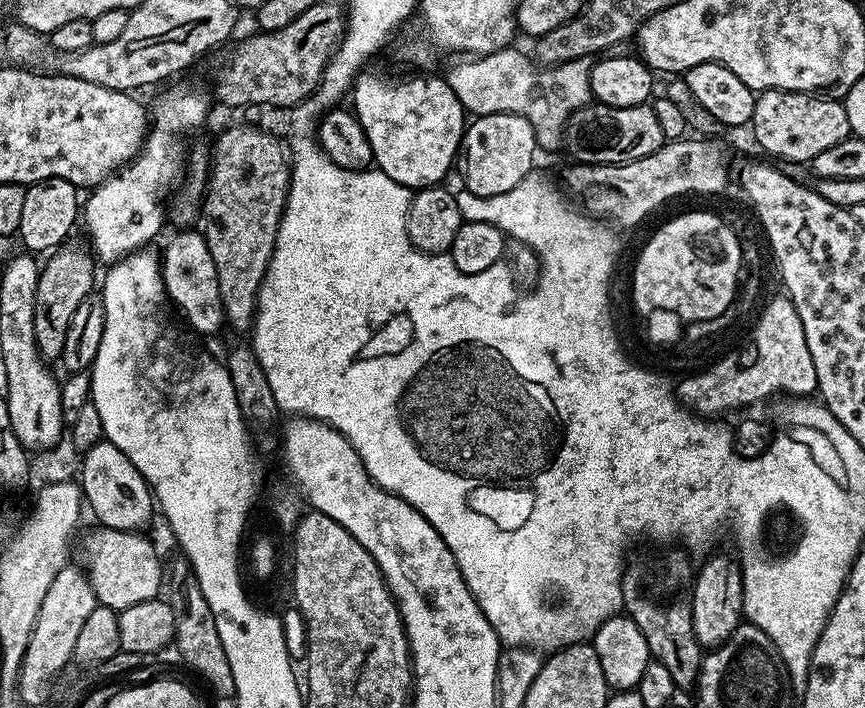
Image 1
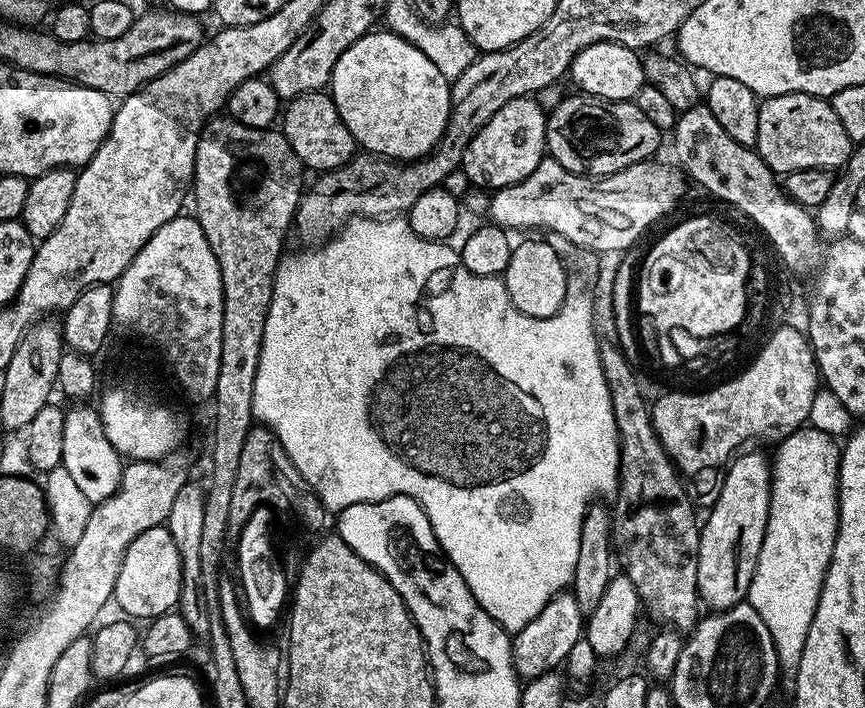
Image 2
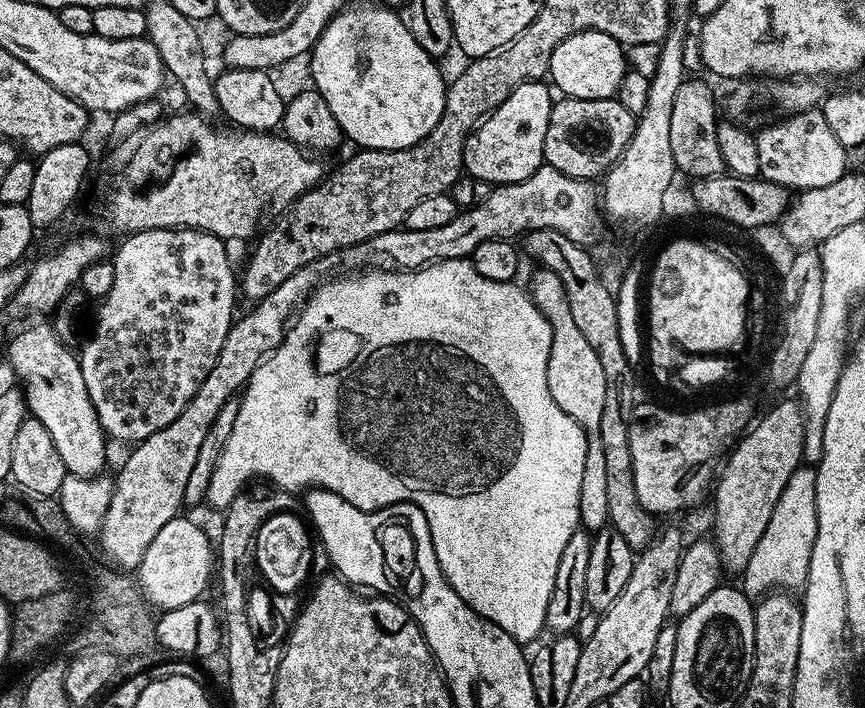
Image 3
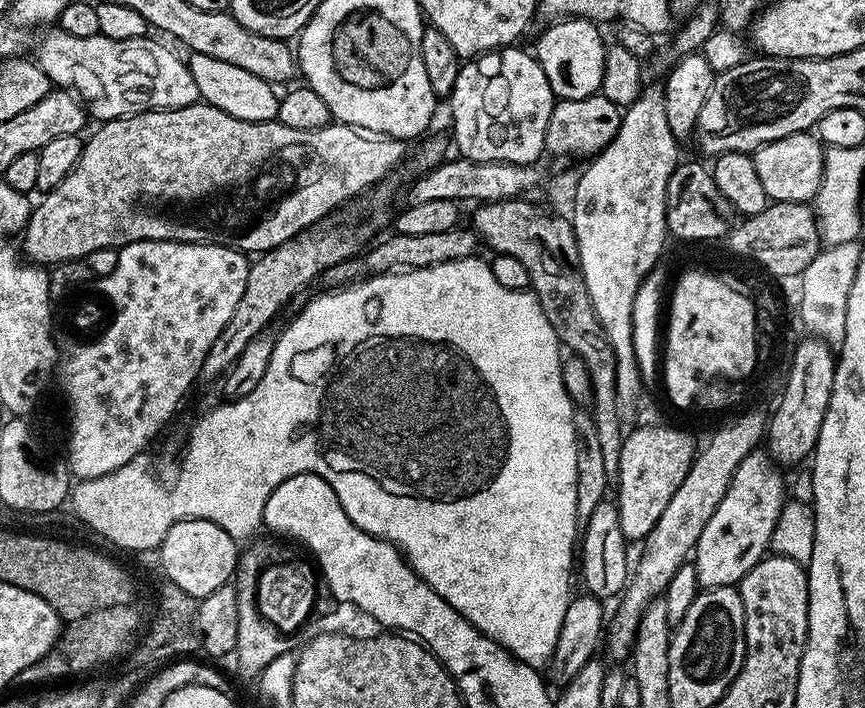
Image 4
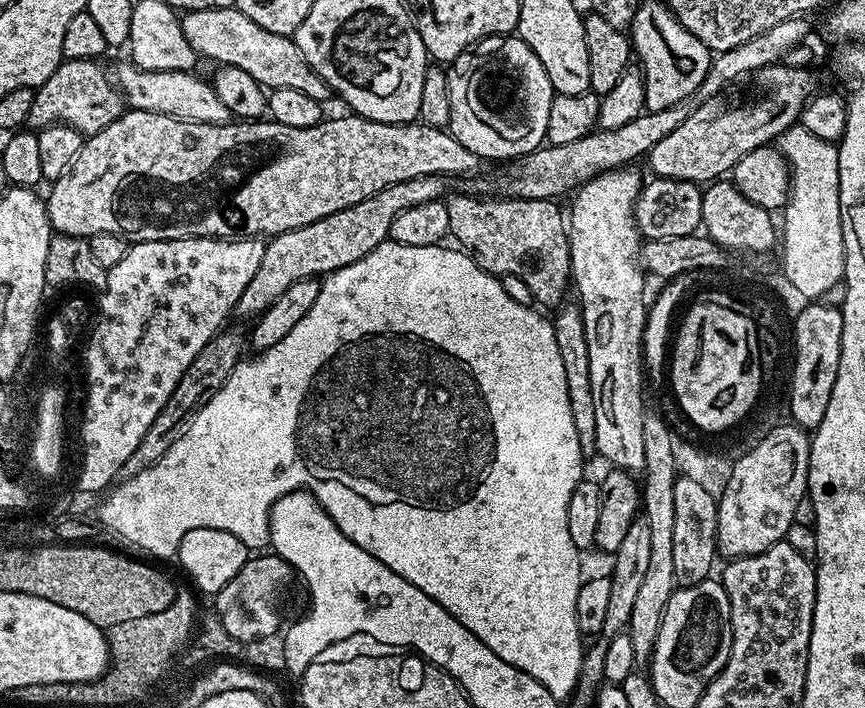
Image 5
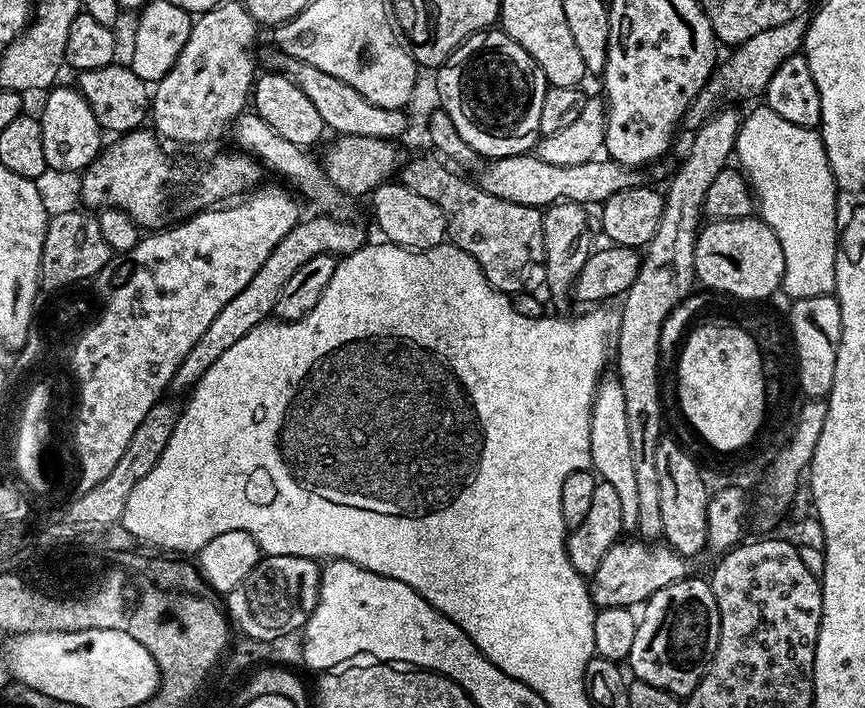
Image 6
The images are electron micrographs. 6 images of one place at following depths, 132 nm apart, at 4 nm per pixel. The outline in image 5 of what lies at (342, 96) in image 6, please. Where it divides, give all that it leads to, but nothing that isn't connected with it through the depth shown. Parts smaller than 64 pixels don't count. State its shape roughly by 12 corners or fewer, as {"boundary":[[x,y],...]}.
{"boundary":[[239,8],[180,16],[197,57],[237,67],[265,89],[324,102],[326,81],[292,36]]}

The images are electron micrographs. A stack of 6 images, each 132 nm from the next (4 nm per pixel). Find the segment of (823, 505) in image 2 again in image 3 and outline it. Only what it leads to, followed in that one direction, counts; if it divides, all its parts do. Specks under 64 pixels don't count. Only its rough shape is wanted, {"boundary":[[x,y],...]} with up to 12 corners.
{"boundary":[[816,468],[790,474],[743,591],[803,589],[817,534]]}

